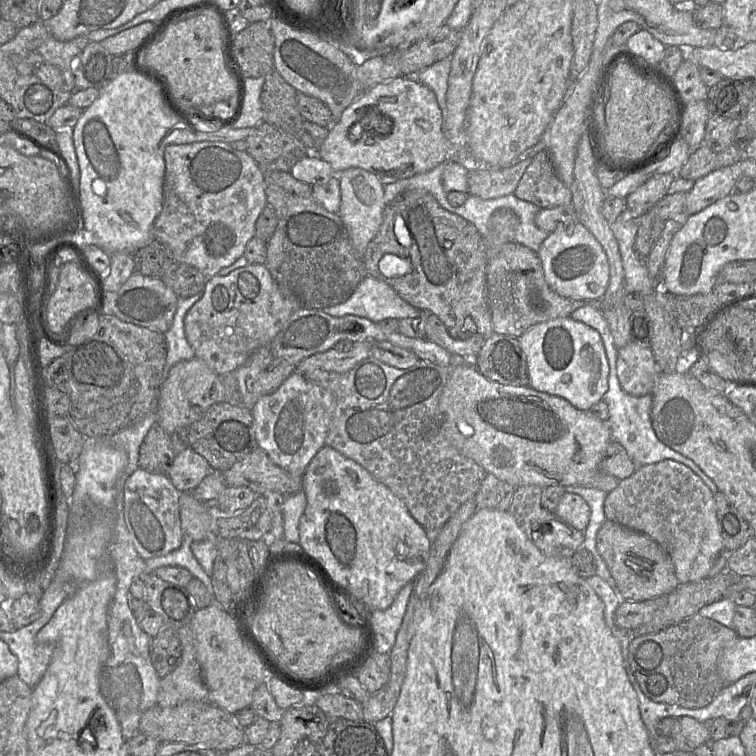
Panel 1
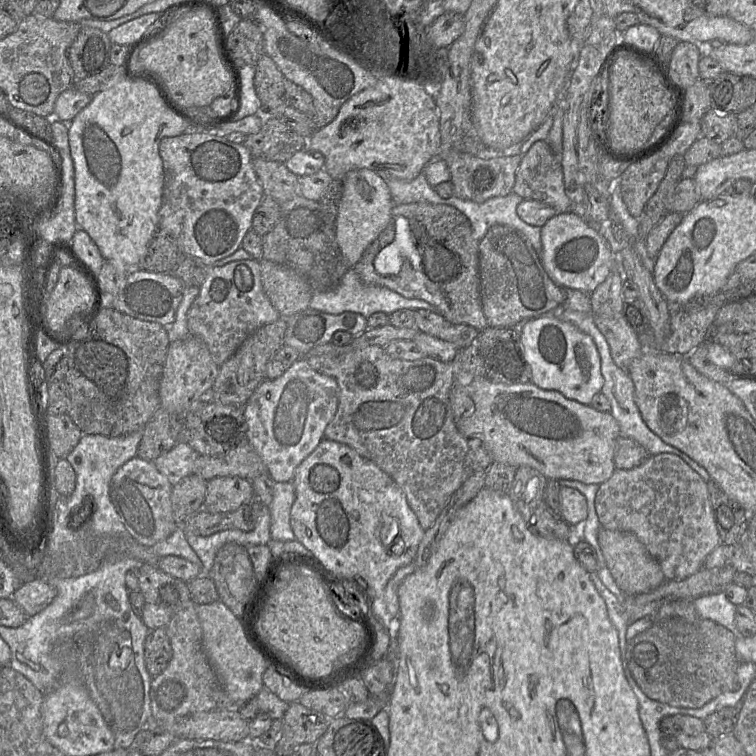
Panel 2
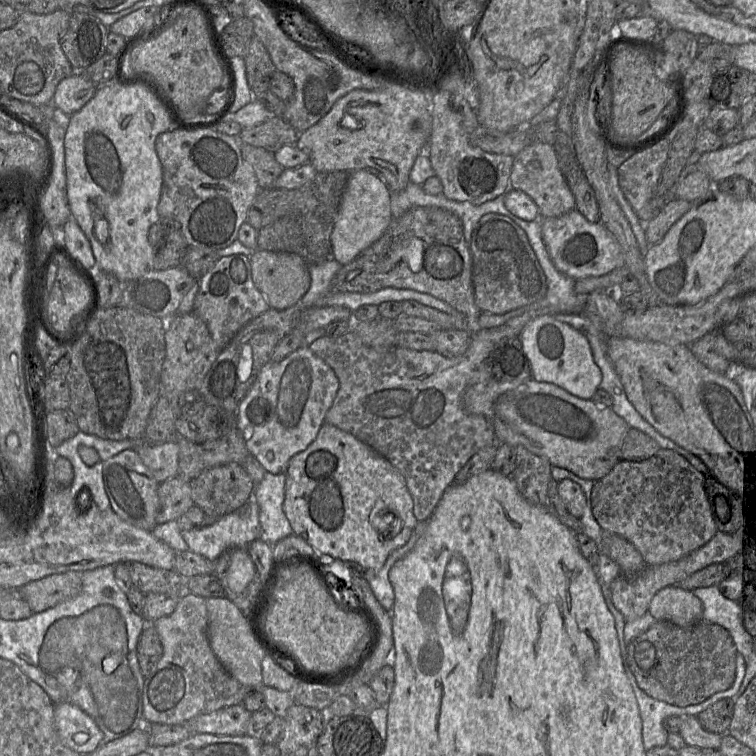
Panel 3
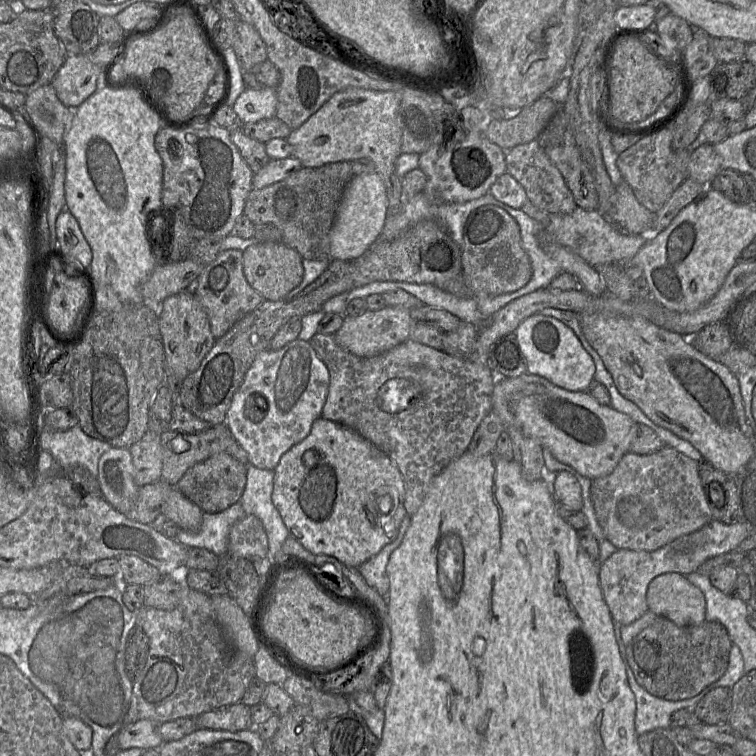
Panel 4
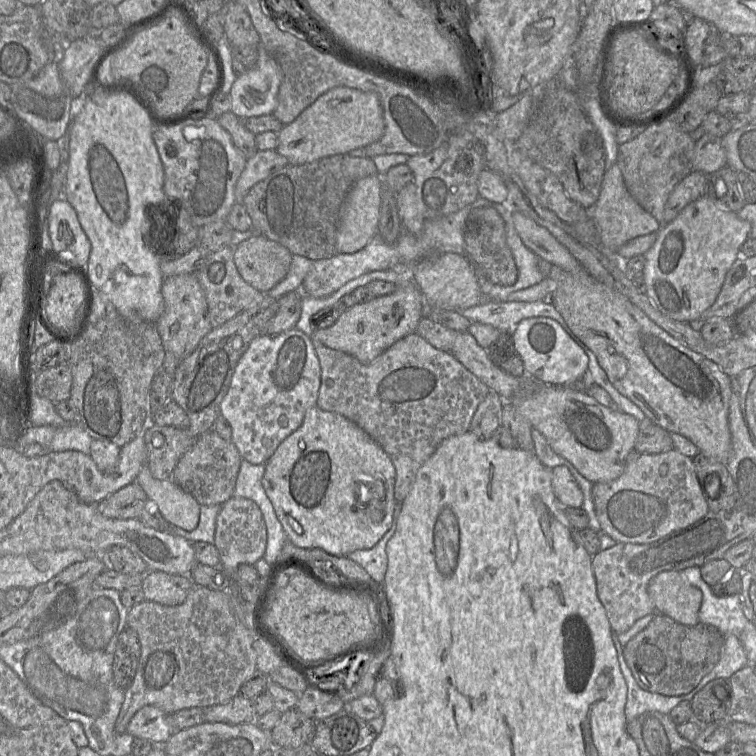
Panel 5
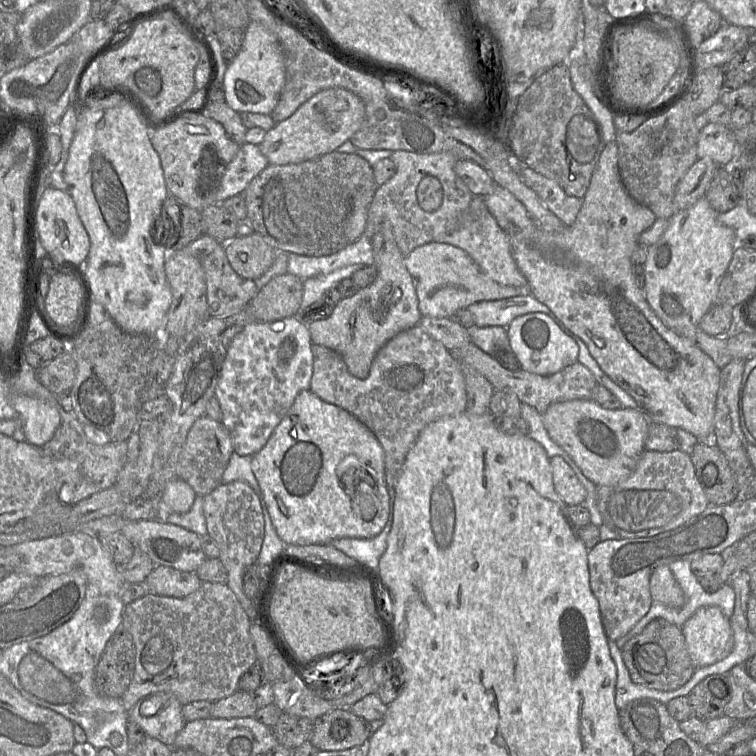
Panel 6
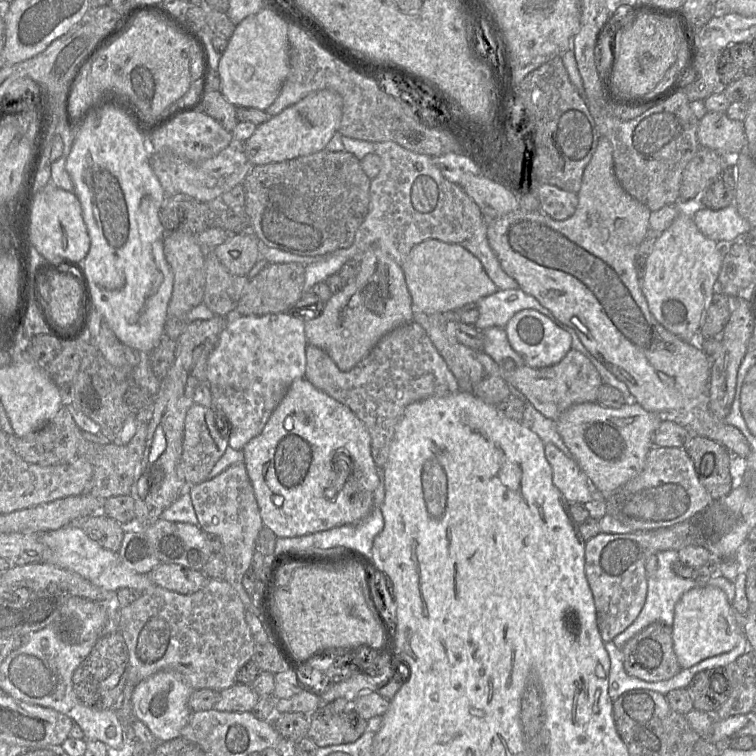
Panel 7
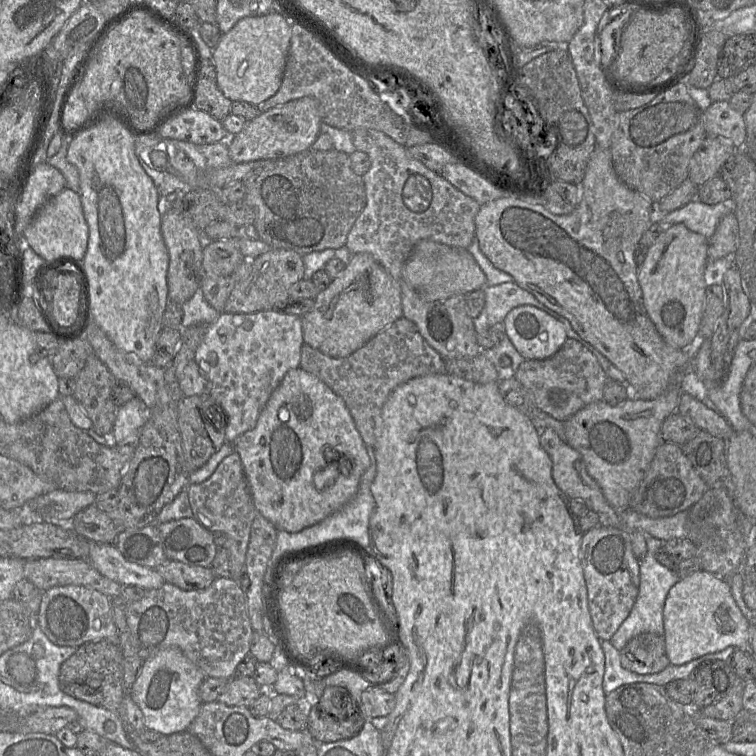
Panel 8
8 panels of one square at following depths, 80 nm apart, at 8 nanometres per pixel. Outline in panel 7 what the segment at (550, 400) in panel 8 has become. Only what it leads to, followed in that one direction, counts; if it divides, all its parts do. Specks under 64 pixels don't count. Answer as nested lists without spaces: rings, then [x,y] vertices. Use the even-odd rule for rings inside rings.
[[[573,348],[558,364],[553,366],[531,368],[525,365],[517,370],[509,371],[499,366],[499,369],[498,376],[518,390],[541,414],[555,421],[572,405],[597,402],[598,390],[603,384],[600,374],[590,360]]]

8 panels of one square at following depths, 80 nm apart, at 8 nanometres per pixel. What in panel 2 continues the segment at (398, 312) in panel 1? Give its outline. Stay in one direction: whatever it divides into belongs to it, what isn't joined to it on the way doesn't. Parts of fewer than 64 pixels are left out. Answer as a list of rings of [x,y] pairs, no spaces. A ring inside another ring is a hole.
[[[349,269],[334,287],[323,291],[314,291],[309,308],[333,315],[354,312],[361,314],[365,318],[377,312],[383,312],[389,315],[400,309],[411,311],[425,309],[436,313],[438,311],[434,306],[424,300],[409,299],[386,287],[365,284],[353,269]]]

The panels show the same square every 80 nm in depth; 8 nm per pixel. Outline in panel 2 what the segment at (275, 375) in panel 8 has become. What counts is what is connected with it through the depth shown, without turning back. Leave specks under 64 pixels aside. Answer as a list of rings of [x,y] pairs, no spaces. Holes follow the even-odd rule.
[[[300,357],[280,377],[264,380],[242,406],[247,423],[247,440],[257,451],[275,482],[292,482],[295,470],[324,438],[327,425],[338,406],[337,381],[311,368]]]

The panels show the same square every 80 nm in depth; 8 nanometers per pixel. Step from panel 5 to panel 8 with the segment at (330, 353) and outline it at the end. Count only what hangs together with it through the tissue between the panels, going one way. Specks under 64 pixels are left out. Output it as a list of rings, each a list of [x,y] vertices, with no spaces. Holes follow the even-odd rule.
[[[404,317],[376,334],[348,357],[330,357],[304,343],[300,367],[320,379],[344,400],[370,458],[374,455],[378,427],[381,427],[383,406],[393,390],[416,377],[447,373],[442,356],[428,344],[417,326]]]

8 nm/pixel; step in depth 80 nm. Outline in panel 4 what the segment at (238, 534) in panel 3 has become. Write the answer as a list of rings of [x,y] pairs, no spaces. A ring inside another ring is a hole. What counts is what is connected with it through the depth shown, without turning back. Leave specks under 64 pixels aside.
[[[239,502],[218,513],[204,512],[200,529],[197,532],[179,530],[177,541],[187,548],[205,548],[217,556],[225,556],[231,527],[246,515]]]

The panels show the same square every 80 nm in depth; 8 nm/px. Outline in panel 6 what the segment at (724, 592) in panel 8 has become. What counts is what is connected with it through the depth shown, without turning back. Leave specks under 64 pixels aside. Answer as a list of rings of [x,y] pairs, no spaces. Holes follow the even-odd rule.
[[[716,606],[699,608],[681,629],[688,653],[697,667],[720,661],[733,649],[730,619]]]

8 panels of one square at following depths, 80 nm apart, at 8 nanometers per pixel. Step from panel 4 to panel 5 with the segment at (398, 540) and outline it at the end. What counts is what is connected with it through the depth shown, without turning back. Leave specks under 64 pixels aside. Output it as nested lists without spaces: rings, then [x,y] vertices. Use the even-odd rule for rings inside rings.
[[[393,516],[391,528],[375,546],[370,549],[356,550],[348,555],[349,558],[357,562],[368,572],[374,584],[379,588],[385,588],[383,583],[388,565],[386,547],[396,531],[396,526],[397,524],[394,524]]]

